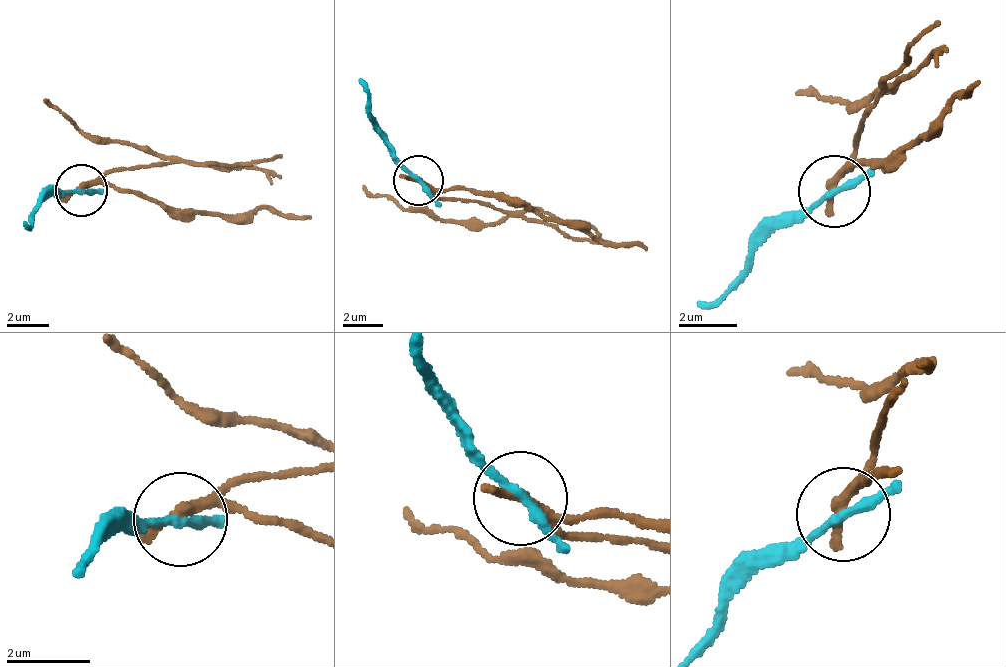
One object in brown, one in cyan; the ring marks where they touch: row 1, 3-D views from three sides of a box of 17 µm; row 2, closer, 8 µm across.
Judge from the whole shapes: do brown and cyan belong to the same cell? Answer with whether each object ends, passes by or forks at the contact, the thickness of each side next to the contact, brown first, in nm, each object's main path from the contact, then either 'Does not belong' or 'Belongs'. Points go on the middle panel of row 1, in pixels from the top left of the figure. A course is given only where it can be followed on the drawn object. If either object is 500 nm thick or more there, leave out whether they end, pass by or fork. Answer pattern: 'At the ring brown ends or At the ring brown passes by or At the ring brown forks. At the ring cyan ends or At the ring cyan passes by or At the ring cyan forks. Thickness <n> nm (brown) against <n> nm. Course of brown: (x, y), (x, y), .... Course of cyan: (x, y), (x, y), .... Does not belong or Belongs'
At the ring brown ends. At the ring cyan passes by. Thickness 320 nm (brown) against 200 nm. Course of brown: (417, 179), (441, 198), (493, 204), (501, 217), (470, 223), (410, 212), (362, 184). Course of cyan: (417, 179), (394, 151), (360, 79). Does not belong

